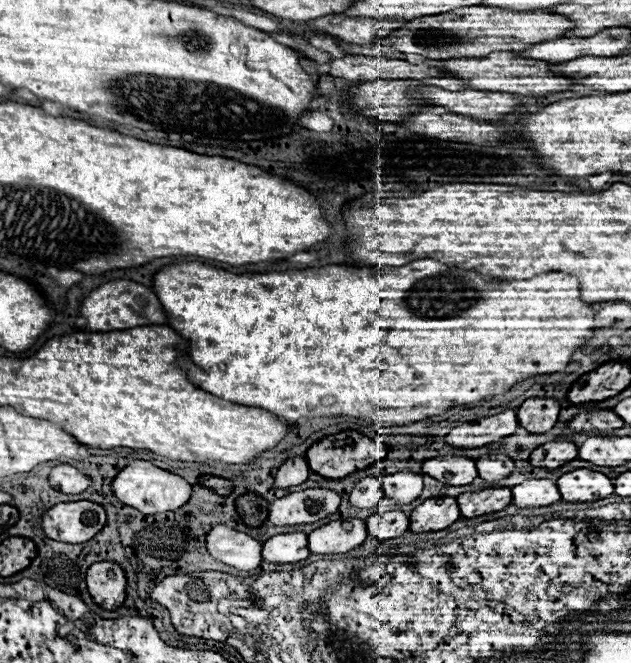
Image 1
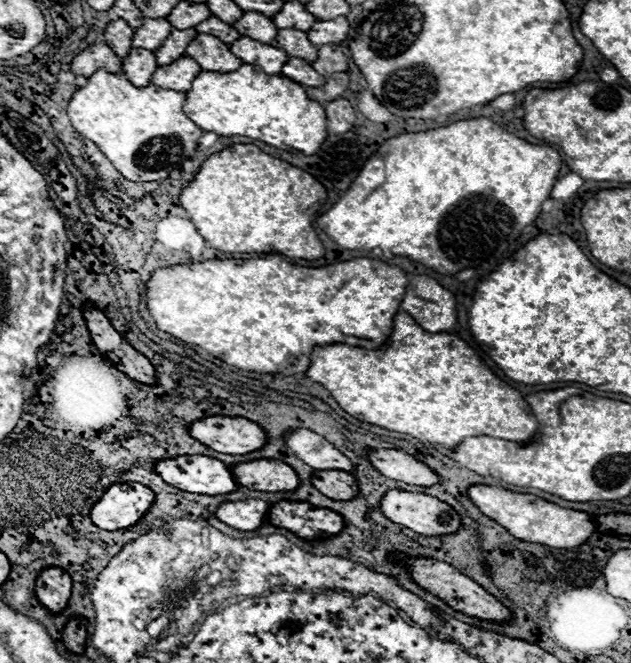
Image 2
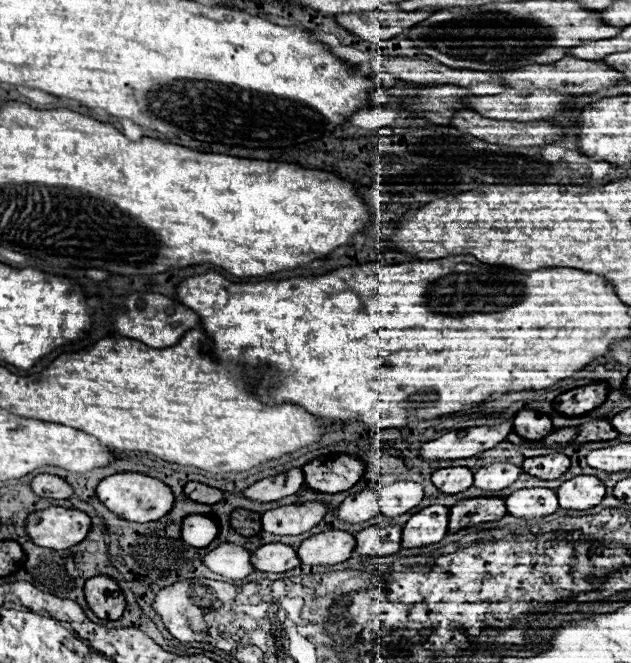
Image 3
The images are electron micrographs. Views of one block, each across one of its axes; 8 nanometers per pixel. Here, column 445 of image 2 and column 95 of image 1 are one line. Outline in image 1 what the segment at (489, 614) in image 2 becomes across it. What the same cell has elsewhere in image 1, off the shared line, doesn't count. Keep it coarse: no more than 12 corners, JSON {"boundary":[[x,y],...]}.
{"boundary":[[112,560],[92,564],[86,582],[104,610],[122,606],[126,574]]}

